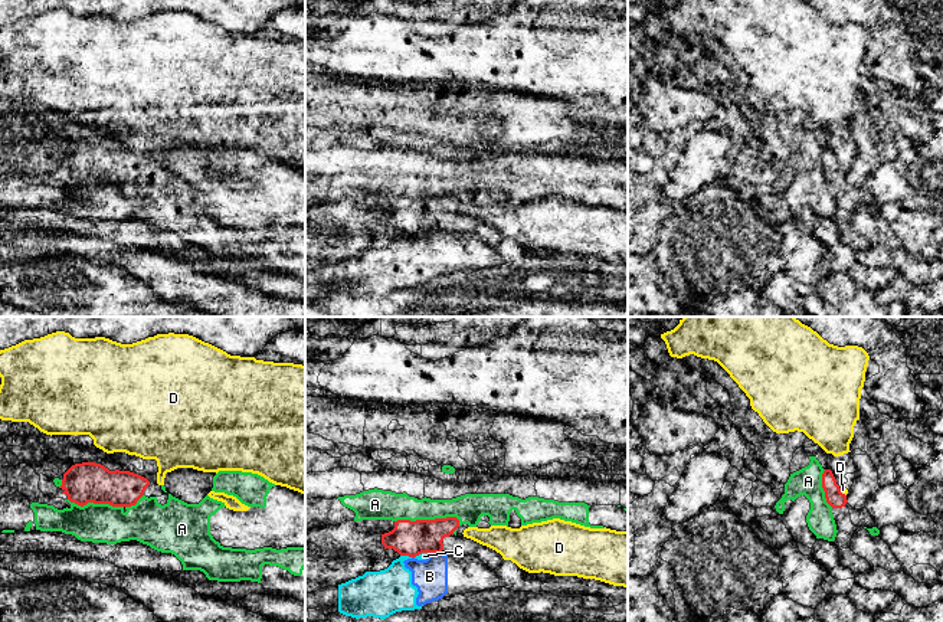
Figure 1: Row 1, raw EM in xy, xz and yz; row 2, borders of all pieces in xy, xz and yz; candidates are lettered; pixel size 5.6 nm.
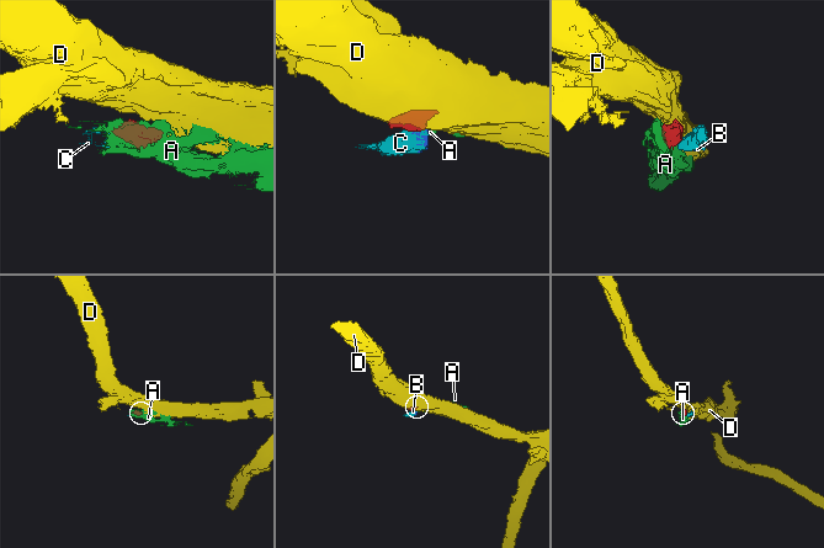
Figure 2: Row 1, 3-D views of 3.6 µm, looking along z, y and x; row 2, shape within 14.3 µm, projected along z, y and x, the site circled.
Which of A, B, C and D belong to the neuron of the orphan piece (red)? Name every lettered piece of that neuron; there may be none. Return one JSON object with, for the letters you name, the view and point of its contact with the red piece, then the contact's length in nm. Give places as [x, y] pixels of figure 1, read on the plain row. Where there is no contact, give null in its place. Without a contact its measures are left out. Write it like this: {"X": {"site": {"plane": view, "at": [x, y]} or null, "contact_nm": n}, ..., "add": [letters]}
{"A": {"site": {"plane": "xz", "at": [429, 197]}, "contact_nm": 360}, "add": ["A"]}

